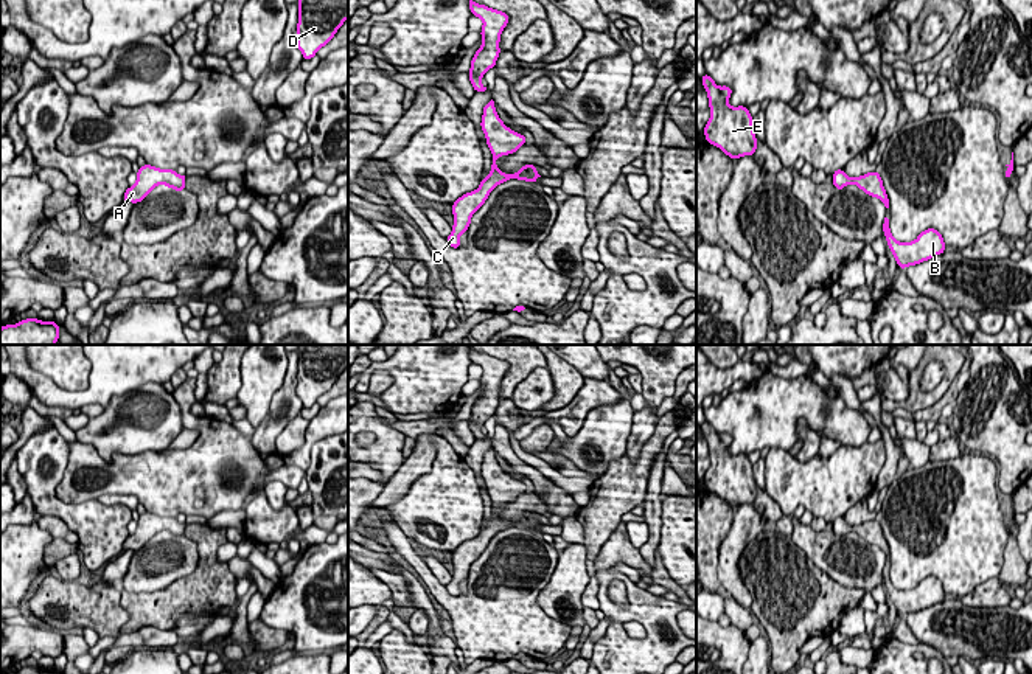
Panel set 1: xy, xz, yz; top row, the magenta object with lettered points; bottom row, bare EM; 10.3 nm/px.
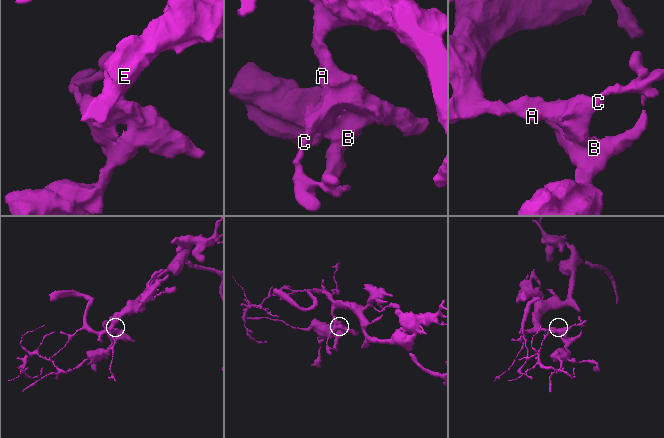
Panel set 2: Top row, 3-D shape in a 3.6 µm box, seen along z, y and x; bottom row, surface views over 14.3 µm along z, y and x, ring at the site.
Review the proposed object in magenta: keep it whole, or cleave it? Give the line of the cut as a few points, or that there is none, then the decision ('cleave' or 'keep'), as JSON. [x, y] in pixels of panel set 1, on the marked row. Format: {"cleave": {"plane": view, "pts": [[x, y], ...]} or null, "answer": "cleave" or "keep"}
{"cleave": null, "answer": "keep"}

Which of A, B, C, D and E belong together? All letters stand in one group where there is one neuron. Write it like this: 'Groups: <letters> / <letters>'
Groups: A B C D E

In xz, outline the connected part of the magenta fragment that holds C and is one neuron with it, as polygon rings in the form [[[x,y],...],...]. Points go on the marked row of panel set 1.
[[[494,101],[485,104],[480,127],[485,134],[486,144],[493,154],[491,172],[476,191],[465,193],[452,203],[454,225],[452,233],[446,238],[449,247],[458,248],[462,245],[460,235],[468,231],[472,214],[485,203],[490,193],[499,185],[510,179],[525,180],[536,183],[541,177],[536,172],[536,165],[524,165],[516,174],[504,174],[496,160],[502,155],[516,152],[525,144],[527,138],[507,127],[499,118]]]

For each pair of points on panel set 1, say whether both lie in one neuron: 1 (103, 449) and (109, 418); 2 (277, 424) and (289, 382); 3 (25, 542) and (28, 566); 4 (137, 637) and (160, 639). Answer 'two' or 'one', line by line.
1: one
2: one
3: one
4: one

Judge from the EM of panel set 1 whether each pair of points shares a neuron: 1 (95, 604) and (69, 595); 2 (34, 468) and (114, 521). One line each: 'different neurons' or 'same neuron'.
1: same neuron
2: same neuron

